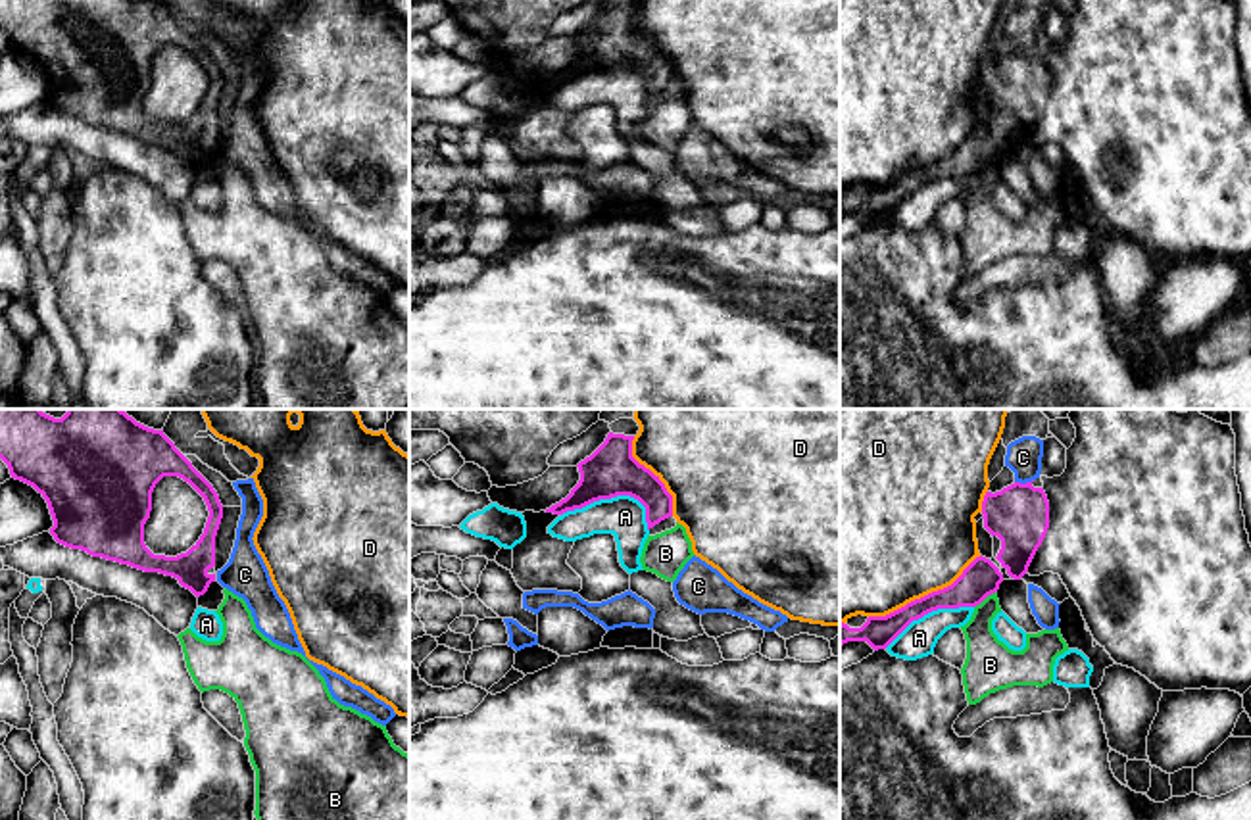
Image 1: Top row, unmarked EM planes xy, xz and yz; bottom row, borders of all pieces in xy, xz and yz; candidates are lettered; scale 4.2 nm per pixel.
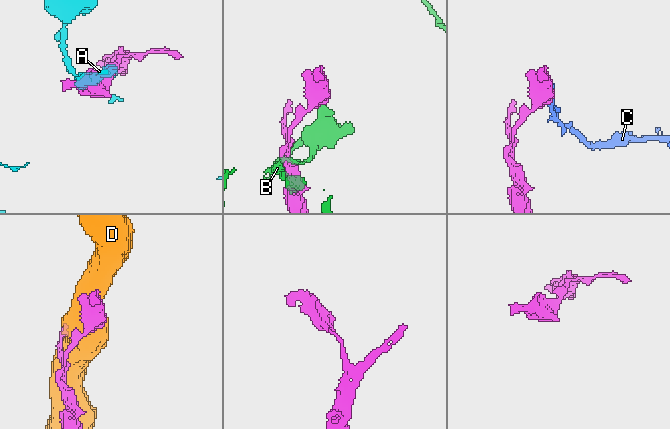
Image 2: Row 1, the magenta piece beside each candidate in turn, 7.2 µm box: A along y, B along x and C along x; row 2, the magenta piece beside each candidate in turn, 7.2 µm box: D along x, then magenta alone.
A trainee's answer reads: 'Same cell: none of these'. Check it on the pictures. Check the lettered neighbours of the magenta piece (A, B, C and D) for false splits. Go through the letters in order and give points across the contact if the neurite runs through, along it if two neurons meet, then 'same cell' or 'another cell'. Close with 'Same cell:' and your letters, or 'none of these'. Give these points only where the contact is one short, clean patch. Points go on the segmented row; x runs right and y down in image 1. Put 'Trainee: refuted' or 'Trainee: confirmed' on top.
Trainee: confirmed
A: another cell
B: another cell
C: another cell
D: another cell
Same cell: none of these

